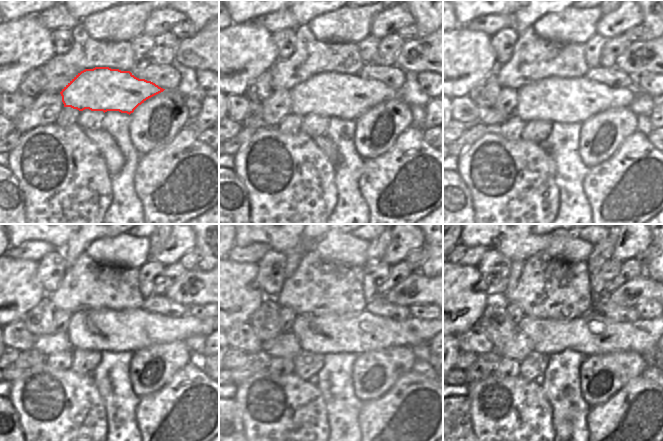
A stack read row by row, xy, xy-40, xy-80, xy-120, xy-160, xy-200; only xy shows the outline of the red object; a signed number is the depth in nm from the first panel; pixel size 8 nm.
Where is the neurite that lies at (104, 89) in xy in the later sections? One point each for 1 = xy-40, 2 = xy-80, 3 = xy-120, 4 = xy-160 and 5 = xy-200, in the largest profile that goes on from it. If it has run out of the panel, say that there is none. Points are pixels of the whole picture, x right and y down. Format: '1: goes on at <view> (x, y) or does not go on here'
1: goes on at xy-40 (330, 94)
2: goes on at xy-80 (563, 99)
3: goes on at xy-120 (100, 330)
4: goes on at xy-160 (357, 333)
5: goes on at xy-200 (591, 334)

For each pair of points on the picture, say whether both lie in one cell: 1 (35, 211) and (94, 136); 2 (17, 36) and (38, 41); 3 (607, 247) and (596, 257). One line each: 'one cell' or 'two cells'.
1: two cells
2: one cell
3: one cell

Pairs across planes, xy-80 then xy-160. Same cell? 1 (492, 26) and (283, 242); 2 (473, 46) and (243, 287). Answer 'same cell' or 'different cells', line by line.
1: different cells
2: same cell

